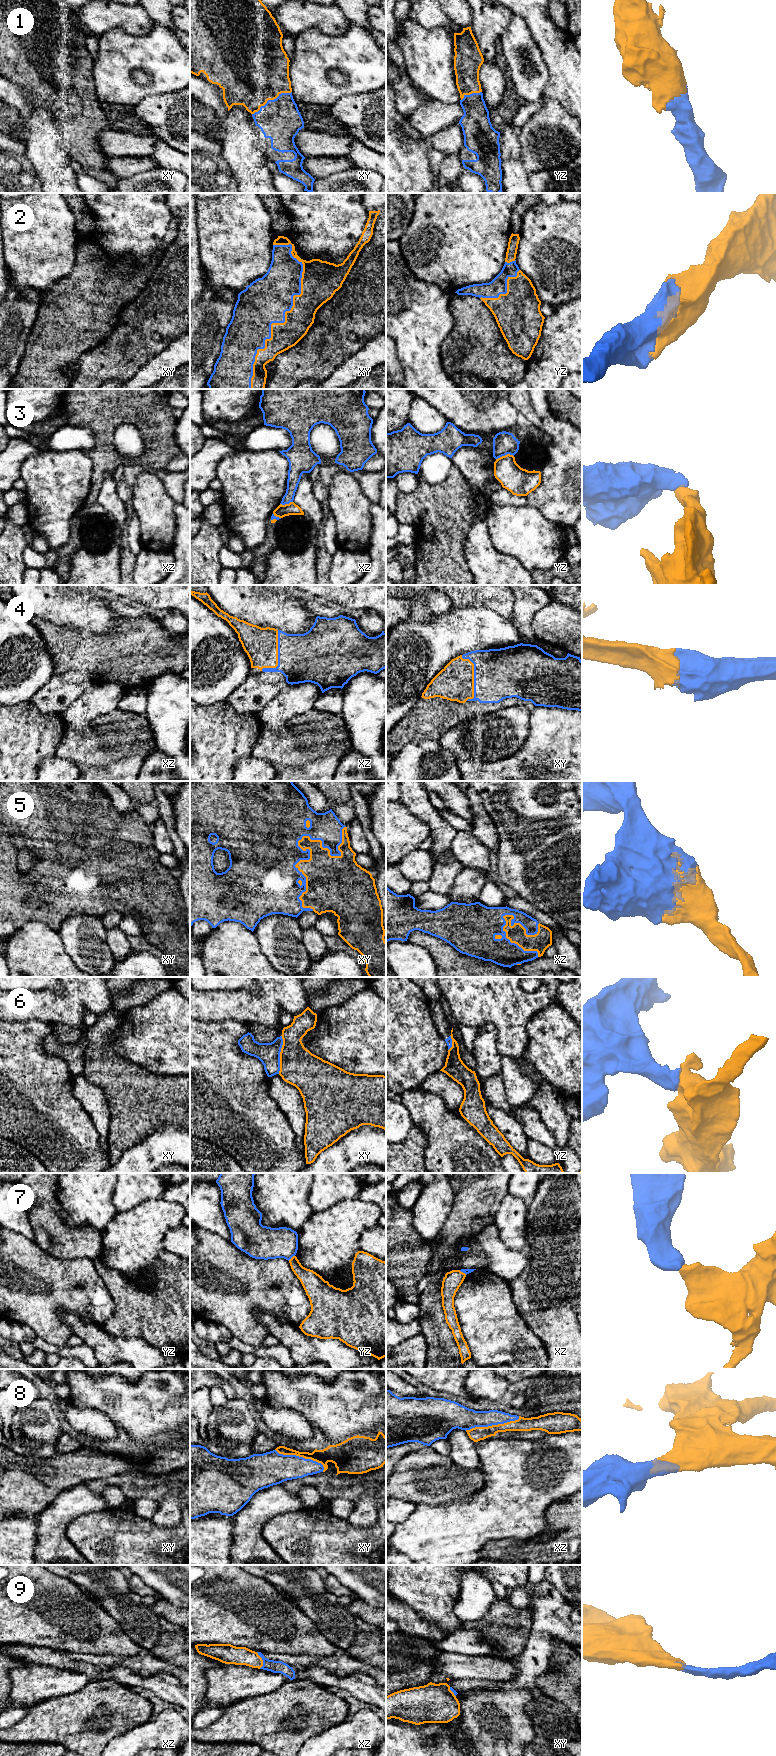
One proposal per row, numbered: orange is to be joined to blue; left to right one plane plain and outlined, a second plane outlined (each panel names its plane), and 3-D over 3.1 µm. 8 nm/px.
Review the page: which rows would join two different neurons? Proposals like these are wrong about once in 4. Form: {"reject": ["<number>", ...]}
{"reject": ["3", "6", "7"]}

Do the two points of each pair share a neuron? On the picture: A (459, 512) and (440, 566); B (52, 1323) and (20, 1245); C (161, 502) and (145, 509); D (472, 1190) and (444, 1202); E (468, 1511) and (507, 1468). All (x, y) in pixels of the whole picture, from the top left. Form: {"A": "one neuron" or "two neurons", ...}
{"A": "one neuron", "B": "one neuron", "C": "one neuron", "D": "two neurons", "E": "one neuron"}

